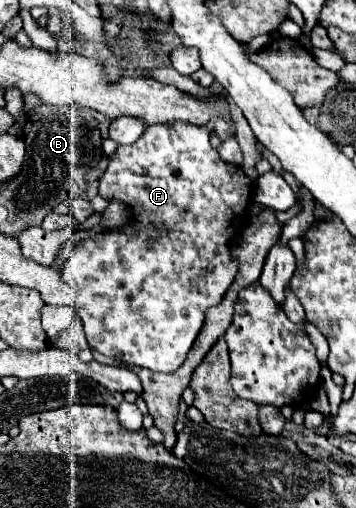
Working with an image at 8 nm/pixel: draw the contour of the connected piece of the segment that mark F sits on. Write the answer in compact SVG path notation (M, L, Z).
M171 122L171 124L148 126L136 142L129 144L129 146L119 146L117 148L117 152L111 156L111 162L109 162L107 170L103 172L103 176L99 180L99 196L109 200L109 202L117 200L117 202L127 204L131 208L131 212L133 212L133 222L137 224L139 234L137 236L125 236L123 232L108 230L77 242L71 256L69 256L69 260L63 266L61 276L63 276L65 282L75 282L79 286L79 296L77 296L77 302L75 302L75 310L83 320L89 346L93 350L101 352L103 356L115 358L115 360L131 364L131 366L143 366L143 368L149 368L149 370L155 370L155 372L167 372L167 374L175 372L179 366L183 366L183 362L187 358L187 352L191 350L191 346L193 346L193 342L195 342L195 338L197 338L197 334L201 330L201 324L205 320L205 310L221 302L225 290L229 288L229 284L233 282L233 278L237 274L237 262L229 254L229 244L233 240L235 230L239 228L239 218L247 216L247 204L251 202L251 186L253 186L253 182L251 182L251 178L247 178L247 174L241 168L221 160L221 156L209 144L209 132L211 130L207 126L193 126L189 122Z

